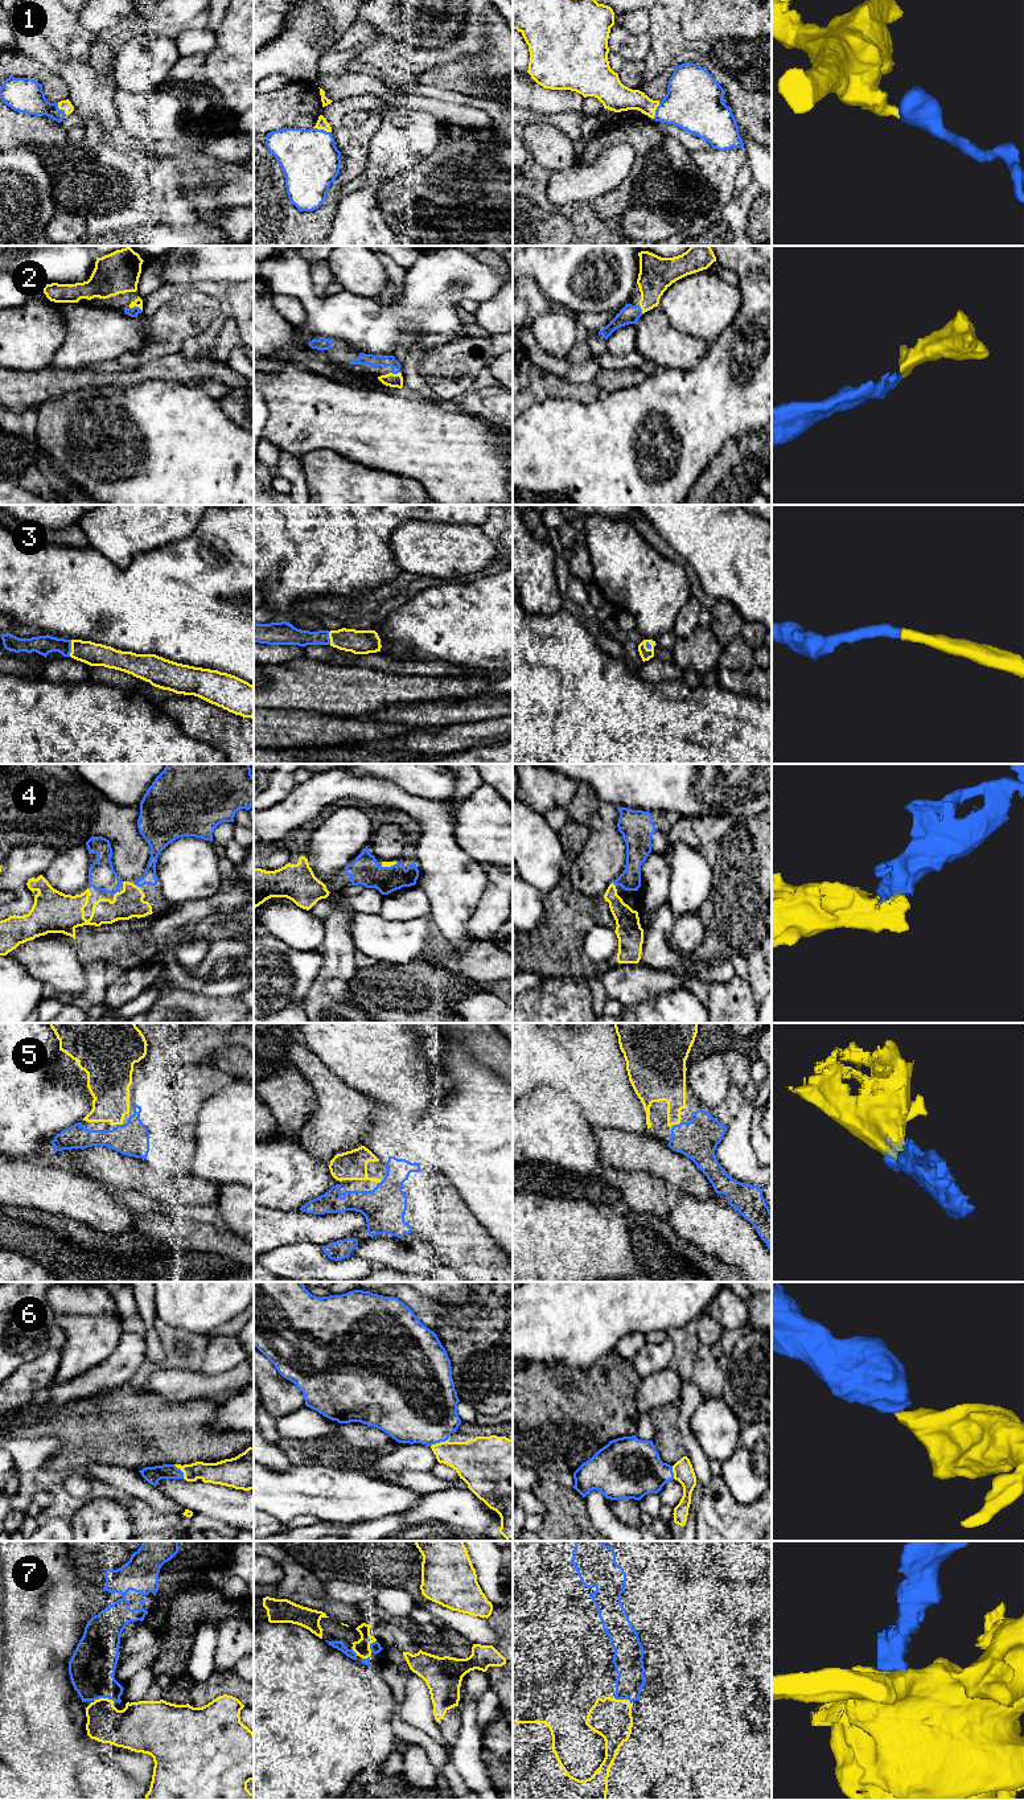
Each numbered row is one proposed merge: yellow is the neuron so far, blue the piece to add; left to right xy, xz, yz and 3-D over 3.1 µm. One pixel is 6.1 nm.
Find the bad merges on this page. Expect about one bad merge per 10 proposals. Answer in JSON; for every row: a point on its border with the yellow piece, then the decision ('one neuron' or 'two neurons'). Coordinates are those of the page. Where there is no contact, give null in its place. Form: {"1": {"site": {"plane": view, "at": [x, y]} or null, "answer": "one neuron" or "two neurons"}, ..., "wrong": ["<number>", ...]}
{"1": {"site": {"plane": "yz", "at": [656, 109]}, "answer": "one neuron"}, "2": {"site": {"plane": "xz", "at": [395, 374]}, "answer": "one neuron"}, "3": {"site": {"plane": "xy", "at": [72, 648]}, "answer": "one neuron"}, "4": {"site": {"plane": "xy", "at": [136, 886]}, "answer": "one neuron"}, "5": {"site": {"plane": "xy", "at": [119, 1124]}, "answer": "one neuron"}, "6": {"site": {"plane": "xz", "at": [439, 1443]}, "answer": "one neuron"}, "7": {"site": {"plane": "xy", "at": [103, 1698]}, "answer": "one neuron"}, "wrong": []}

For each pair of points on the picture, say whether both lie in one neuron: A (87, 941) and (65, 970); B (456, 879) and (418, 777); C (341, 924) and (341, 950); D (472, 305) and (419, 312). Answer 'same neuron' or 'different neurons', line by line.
A: different neurons
B: different neurons
C: same neuron
D: different neurons

